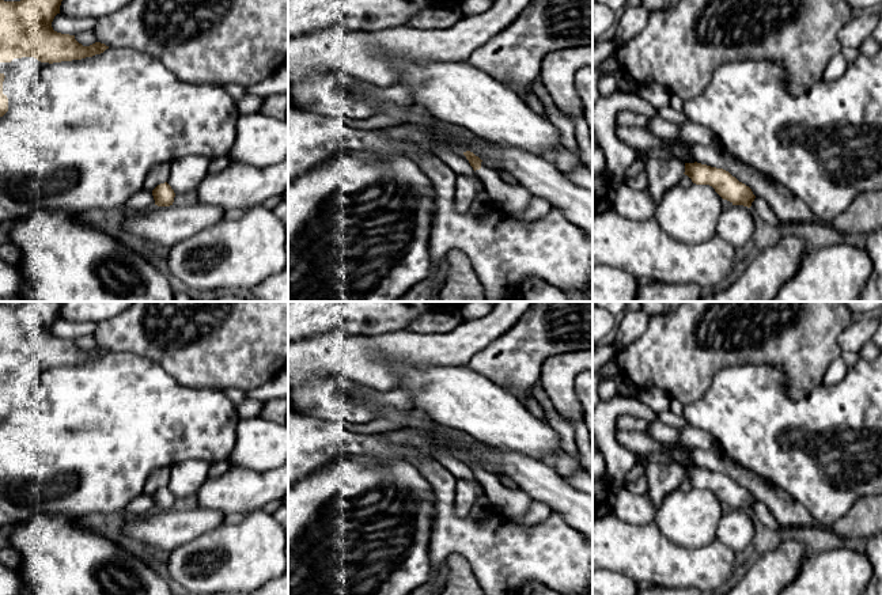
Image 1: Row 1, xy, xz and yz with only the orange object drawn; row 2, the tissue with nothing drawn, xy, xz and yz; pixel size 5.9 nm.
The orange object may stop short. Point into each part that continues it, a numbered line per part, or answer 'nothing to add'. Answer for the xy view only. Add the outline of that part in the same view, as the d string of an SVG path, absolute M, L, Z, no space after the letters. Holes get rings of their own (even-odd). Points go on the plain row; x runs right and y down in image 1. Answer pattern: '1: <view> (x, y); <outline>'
nothing to add

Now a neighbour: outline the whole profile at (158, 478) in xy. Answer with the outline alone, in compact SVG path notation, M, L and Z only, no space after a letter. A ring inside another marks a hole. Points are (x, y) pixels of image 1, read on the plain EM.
M160 467L154 470L144 485L144 493L152 496L158 489L169 485L170 481L170 469Z

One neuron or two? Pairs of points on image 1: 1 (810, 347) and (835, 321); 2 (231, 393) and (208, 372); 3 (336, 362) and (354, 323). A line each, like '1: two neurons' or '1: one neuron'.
1: one neuron
2: two neurons
3: two neurons

